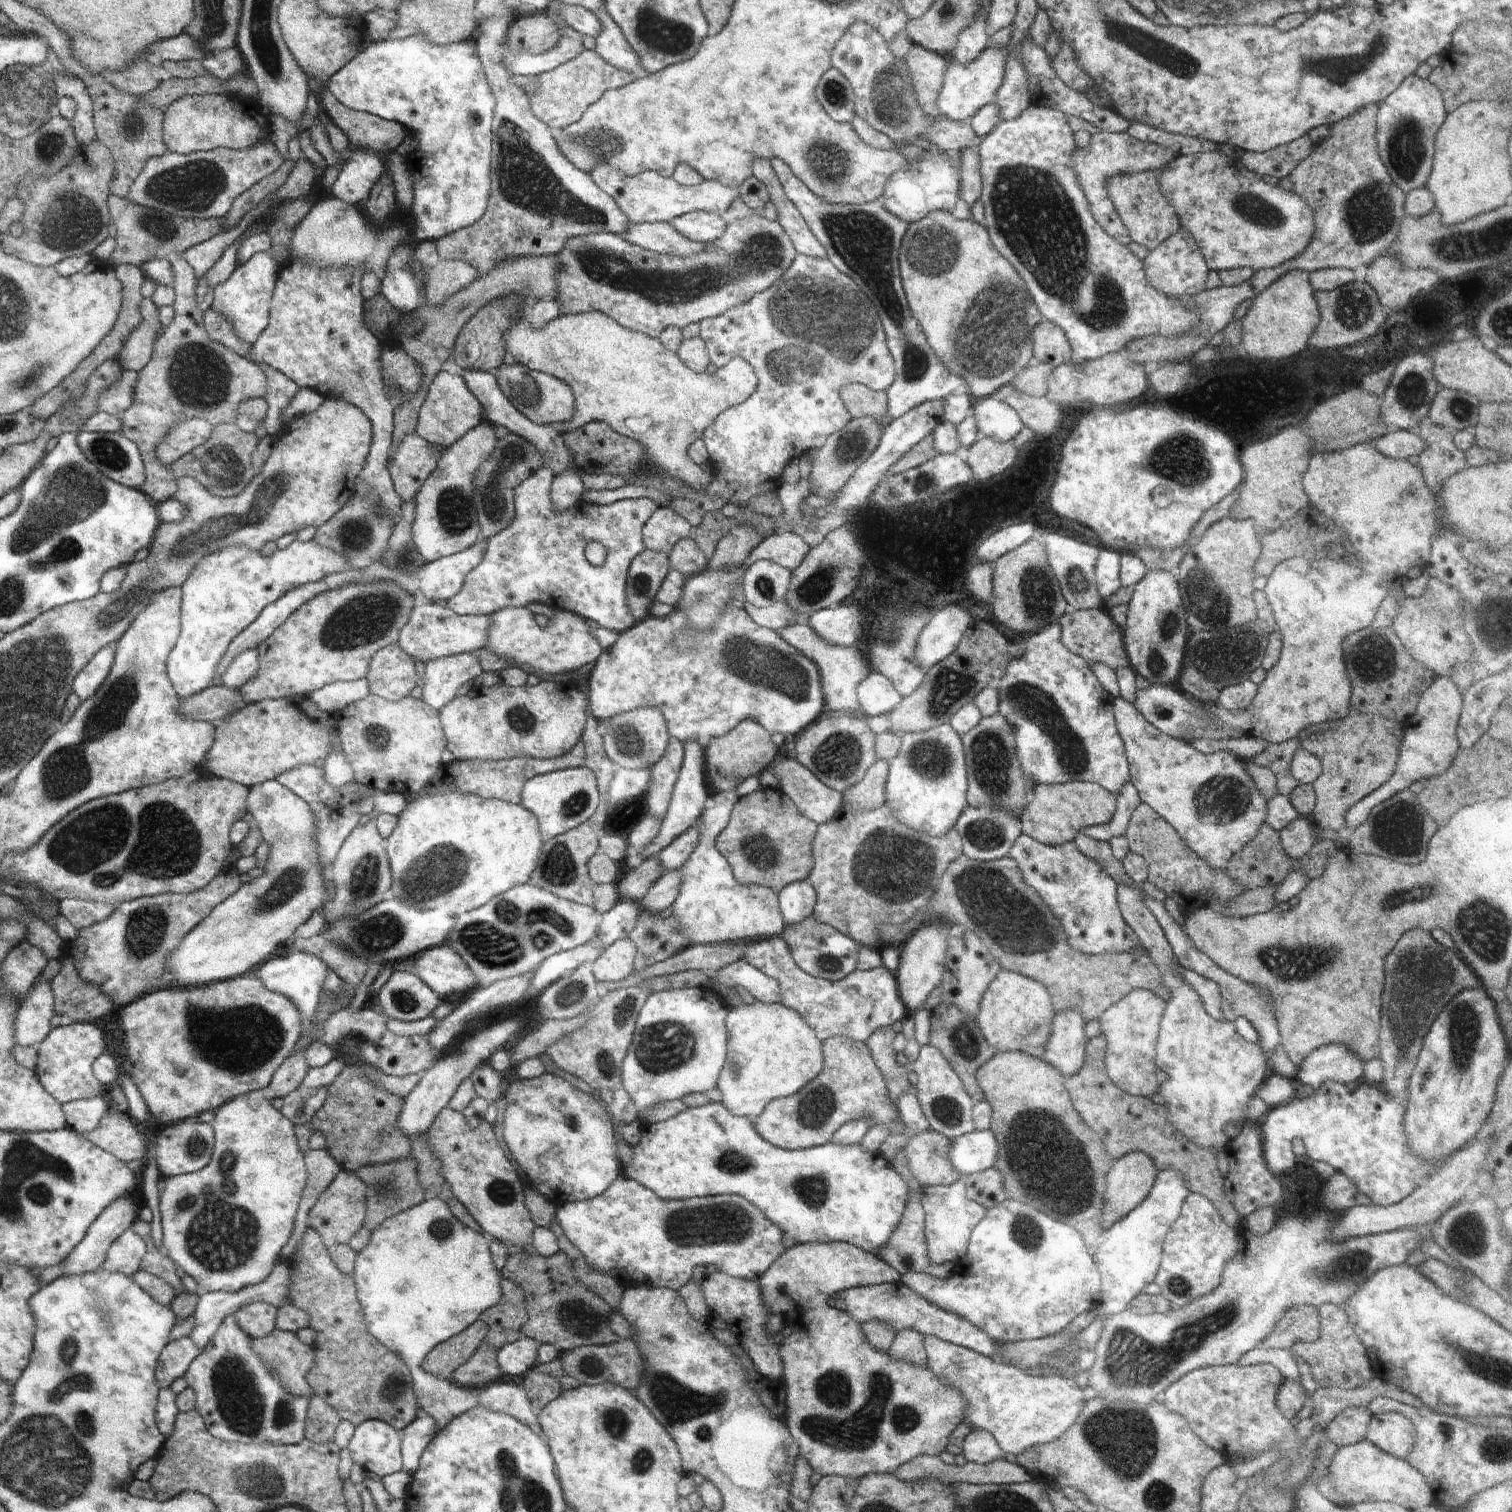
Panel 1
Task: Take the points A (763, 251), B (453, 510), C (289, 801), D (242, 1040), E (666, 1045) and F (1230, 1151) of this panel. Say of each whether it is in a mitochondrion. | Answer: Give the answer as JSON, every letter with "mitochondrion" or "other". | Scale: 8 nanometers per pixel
{"A":"mitochondrion","B":"mitochondrion","C":"other","D":"mitochondrion","E":"mitochondrion","F":"other"}

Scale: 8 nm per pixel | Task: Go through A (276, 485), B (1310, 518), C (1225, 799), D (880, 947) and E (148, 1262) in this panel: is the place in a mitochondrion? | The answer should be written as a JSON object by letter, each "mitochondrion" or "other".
{"A":"mitochondrion","B":"other","C":"mitochondrion","D":"other","E":"other"}

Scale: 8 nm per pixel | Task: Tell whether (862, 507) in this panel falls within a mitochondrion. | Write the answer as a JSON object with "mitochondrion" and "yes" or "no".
{"mitochondrion":"no"}

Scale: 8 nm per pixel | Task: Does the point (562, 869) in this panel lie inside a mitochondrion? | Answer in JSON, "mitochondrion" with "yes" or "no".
{"mitochondrion":"yes"}

